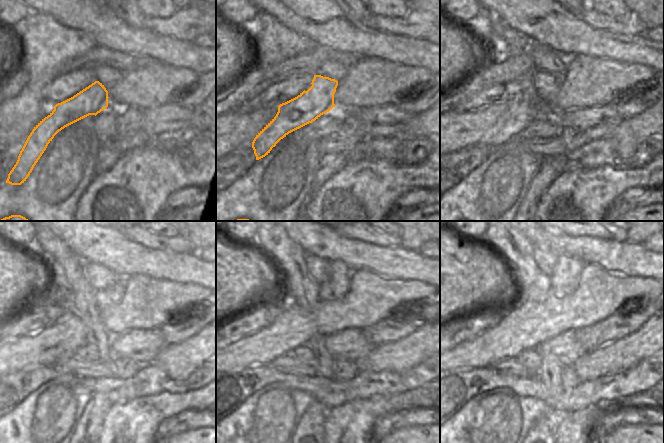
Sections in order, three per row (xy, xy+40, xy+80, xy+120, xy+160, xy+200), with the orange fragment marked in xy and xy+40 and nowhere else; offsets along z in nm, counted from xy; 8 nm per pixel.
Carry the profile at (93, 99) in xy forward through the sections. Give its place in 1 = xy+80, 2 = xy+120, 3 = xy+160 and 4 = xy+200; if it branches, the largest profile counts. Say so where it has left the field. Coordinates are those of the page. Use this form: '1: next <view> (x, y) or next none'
1: next xy+80 (525, 108)
2: next xy+120 (106, 298)
3: next xy+160 (337, 286)
4: next xy+200 (565, 275)

